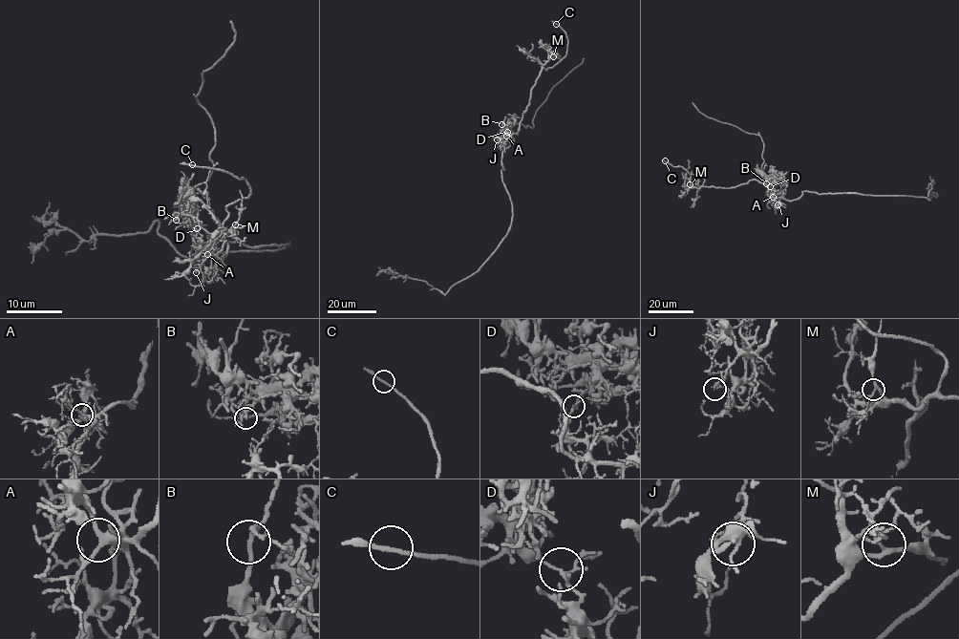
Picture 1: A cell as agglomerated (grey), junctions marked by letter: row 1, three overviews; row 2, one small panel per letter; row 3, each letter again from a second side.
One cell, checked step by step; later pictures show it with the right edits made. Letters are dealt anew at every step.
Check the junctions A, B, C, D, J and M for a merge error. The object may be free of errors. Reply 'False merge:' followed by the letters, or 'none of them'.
False merge: D

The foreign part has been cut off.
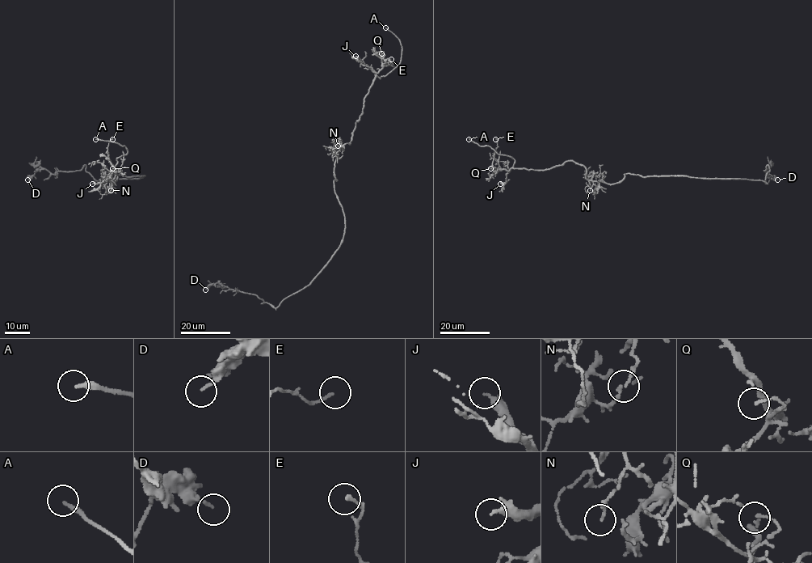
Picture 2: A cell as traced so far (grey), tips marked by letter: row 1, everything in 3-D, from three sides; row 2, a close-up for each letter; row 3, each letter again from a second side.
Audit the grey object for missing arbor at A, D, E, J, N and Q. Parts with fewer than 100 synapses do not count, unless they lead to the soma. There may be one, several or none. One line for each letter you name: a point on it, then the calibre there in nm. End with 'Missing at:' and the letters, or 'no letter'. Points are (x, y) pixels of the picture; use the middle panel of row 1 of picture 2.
A: Place: (385, 27). Thickness 240 nm
Missing at: A

